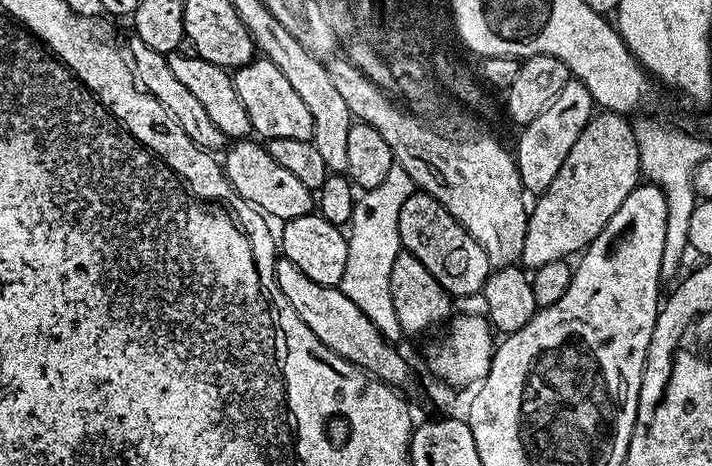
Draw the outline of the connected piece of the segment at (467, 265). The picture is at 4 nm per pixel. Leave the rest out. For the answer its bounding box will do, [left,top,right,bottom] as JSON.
[398,191,490,297]

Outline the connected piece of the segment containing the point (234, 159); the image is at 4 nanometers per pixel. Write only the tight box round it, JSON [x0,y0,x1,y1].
[222,138,313,222]

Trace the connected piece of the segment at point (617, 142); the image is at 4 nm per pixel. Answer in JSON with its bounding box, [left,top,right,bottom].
[520,111,641,270]

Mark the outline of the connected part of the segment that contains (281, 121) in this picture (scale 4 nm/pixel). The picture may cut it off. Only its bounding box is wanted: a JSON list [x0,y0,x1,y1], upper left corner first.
[231,58,314,141]

